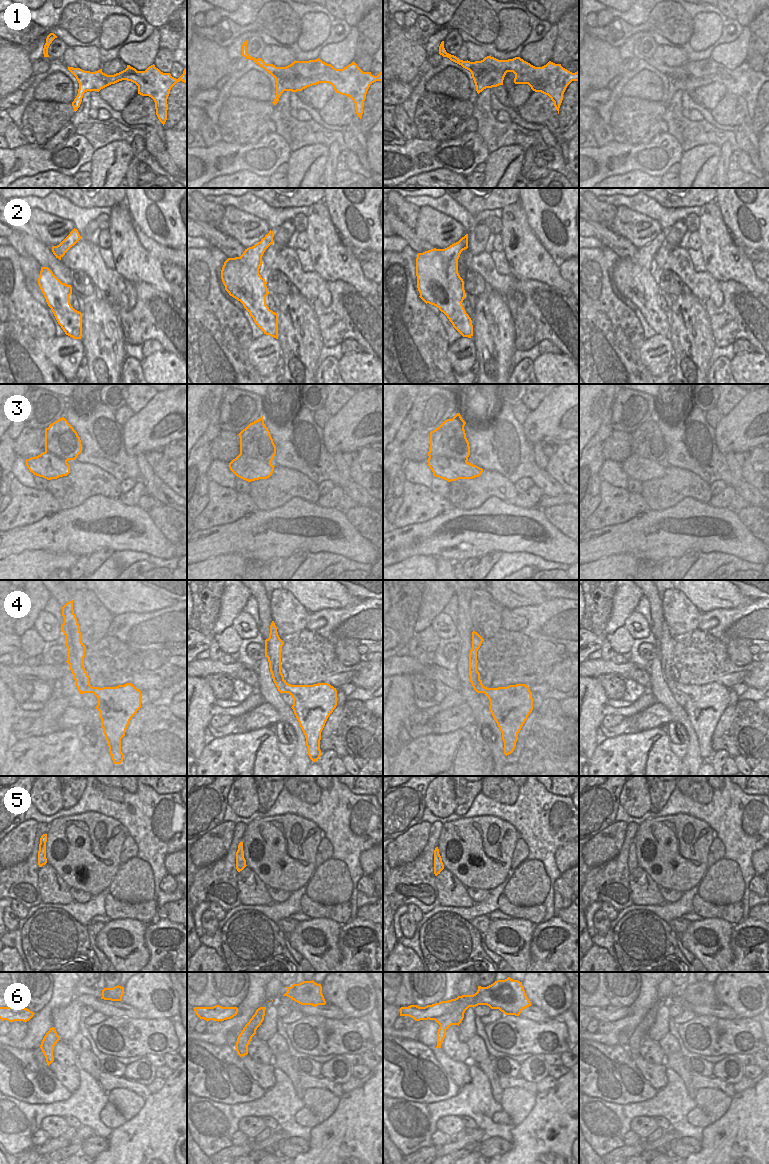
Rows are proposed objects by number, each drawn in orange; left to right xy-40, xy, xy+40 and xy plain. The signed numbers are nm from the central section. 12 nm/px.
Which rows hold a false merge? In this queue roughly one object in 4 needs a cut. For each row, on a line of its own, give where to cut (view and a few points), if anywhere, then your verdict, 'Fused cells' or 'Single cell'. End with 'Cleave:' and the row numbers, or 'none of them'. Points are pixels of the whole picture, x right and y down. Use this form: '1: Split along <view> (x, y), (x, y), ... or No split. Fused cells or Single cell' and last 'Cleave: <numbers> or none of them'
1: No split. Single cell
2: No split. Single cell
3: Split along xy+40 (429, 456), (446, 456), (455, 460), (466, 461). Fused cells
4: No split. Single cell
5: No split. Single cell
6: No split. Single cell
Cleave: 3.

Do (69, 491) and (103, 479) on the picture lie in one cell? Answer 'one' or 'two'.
one

